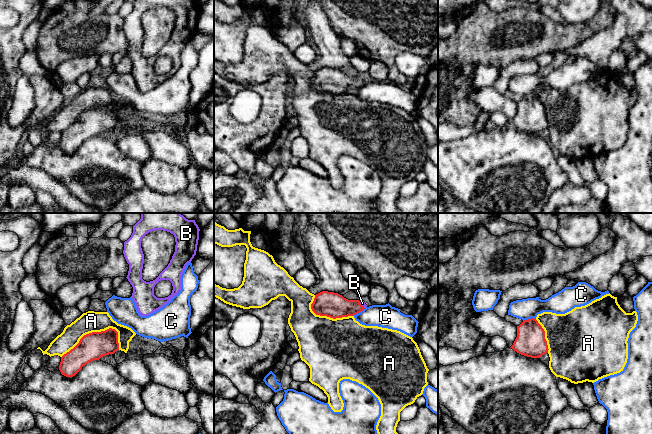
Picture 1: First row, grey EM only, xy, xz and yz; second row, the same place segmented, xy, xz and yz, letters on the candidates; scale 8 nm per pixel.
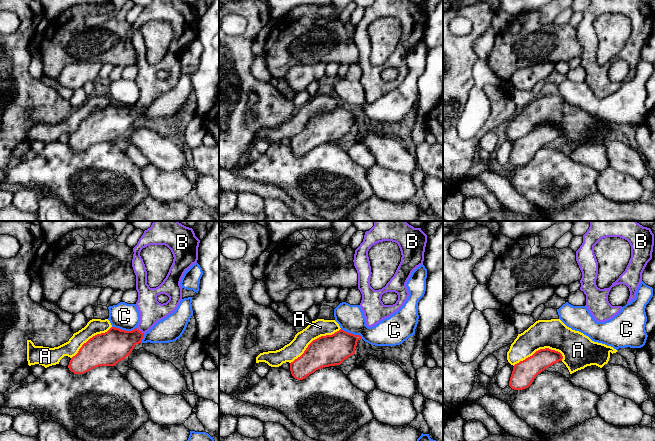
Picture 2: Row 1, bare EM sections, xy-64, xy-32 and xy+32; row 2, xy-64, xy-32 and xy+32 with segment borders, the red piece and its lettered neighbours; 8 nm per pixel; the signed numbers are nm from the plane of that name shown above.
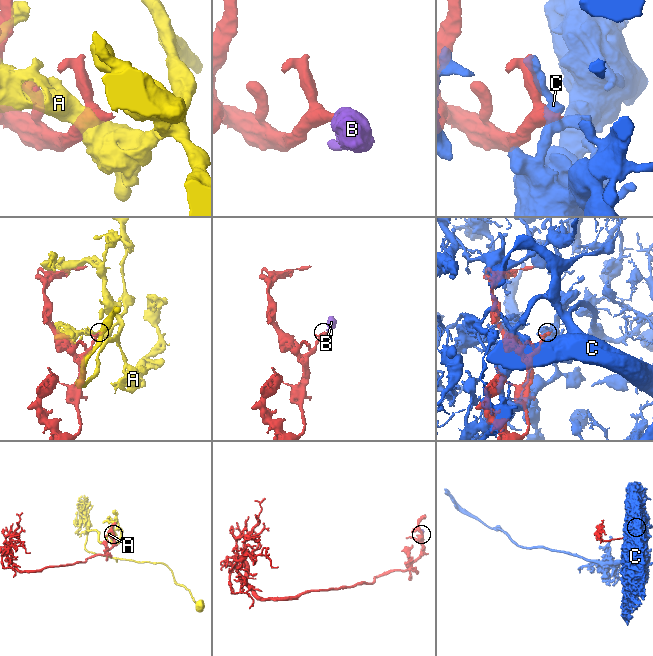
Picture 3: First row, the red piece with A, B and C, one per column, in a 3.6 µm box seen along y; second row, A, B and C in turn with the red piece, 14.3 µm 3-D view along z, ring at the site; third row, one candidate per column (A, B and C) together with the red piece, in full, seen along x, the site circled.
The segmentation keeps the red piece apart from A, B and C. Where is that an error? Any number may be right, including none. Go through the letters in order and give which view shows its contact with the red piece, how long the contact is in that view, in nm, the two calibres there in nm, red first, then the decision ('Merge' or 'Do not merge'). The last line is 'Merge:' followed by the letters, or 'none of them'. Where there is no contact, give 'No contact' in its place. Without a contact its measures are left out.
A: Touches red in xy. Shared border 500 nm. Thickness 220 nm (red) against 170 nm. Do not merge
B: Touches red in xz. Shared border 70 nm. Thickness 200 nm (red) against 40 nm. Merge
C: Touches red in yz. Shared border 110 nm. Thickness 240 nm (red) against 170 nm. Do not merge
Merge: B

